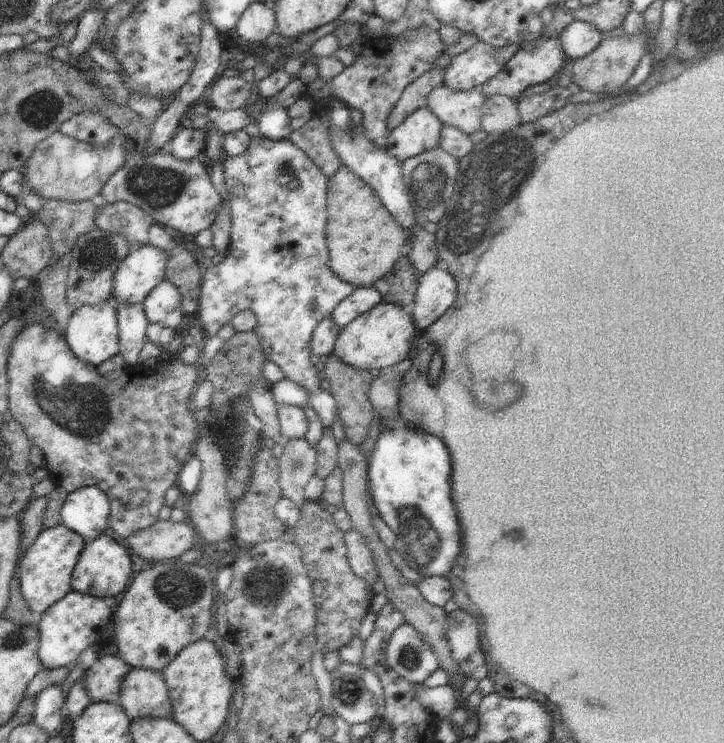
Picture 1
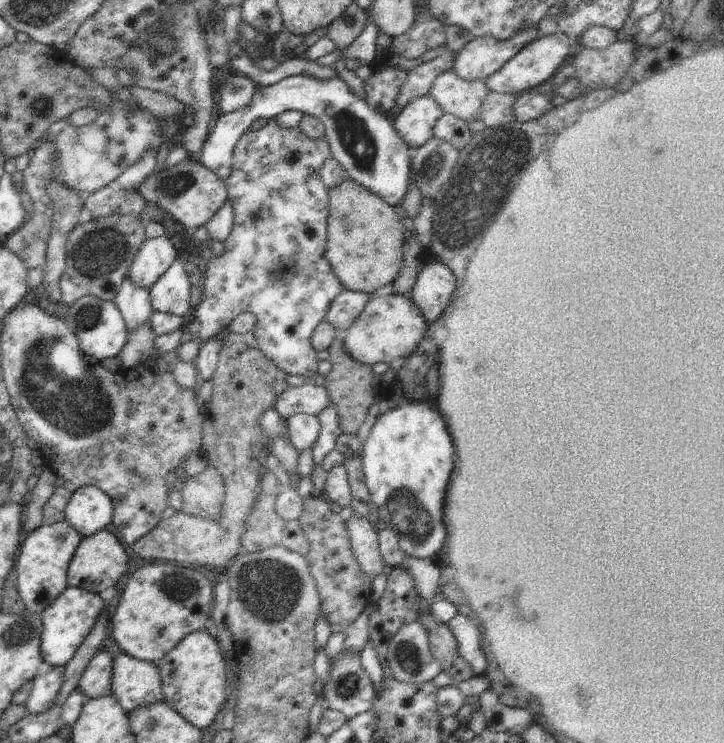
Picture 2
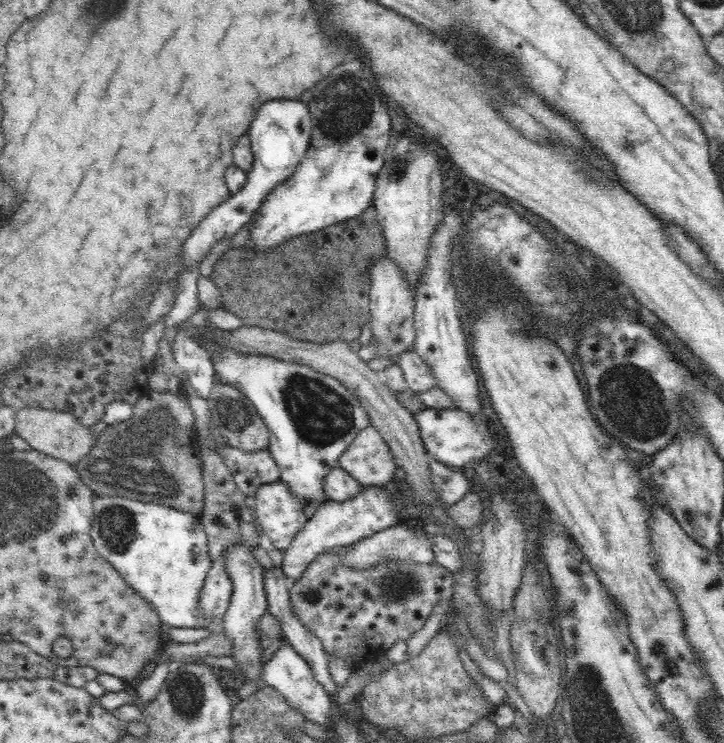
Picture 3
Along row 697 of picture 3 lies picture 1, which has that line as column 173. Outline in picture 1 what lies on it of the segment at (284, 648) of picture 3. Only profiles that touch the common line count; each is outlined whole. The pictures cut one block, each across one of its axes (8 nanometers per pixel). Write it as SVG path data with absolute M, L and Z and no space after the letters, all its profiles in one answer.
M164 278L143 301L148 323L161 323L176 329L184 320L182 296L178 286Z

